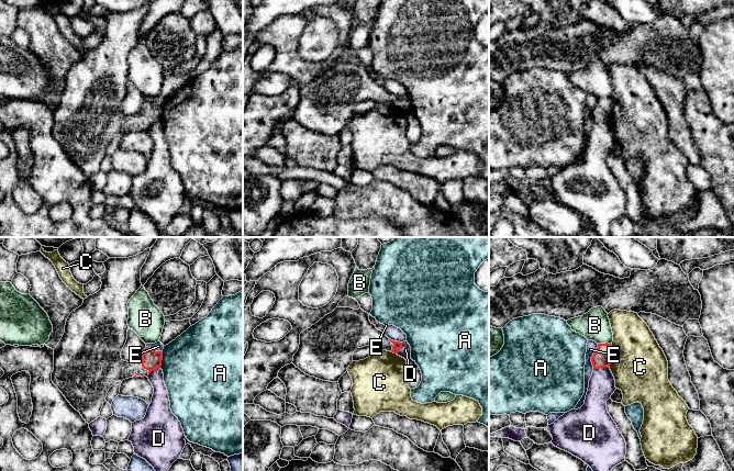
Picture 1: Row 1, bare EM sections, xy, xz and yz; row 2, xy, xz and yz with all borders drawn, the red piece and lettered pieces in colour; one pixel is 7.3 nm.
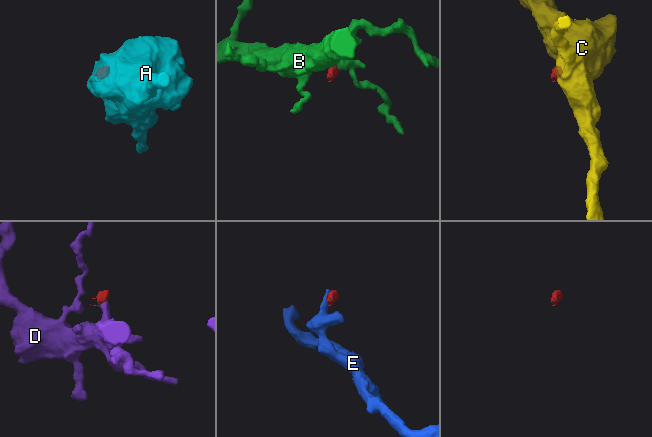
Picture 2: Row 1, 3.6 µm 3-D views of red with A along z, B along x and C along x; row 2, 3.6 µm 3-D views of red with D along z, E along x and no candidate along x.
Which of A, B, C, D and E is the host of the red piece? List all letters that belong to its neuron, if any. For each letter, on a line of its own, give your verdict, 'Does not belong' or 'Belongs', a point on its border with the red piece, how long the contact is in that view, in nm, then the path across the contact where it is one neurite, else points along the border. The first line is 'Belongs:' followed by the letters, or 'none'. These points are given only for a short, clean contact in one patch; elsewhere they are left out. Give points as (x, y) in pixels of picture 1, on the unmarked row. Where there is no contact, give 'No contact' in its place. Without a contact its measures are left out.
Belongs: none
A: Does not belong. Touches red at xy (162, 113). Shared border 120 nm. Boundary: xy (163, 105), (159, 121)
B: Does not belong. Touches red at yz (605, 97). Shared border 110 nm. Boundary: yz (598, 97), (609, 97), (611, 99)
C: Does not belong. Touches red at yz (611, 110). Shared border 170 nm. Boundary: yz (612, 99), (612, 115), (608, 121)
D: Does not belong. Touches red at yz (600, 121). Shared border 110 nm. Boundary: yz (608, 121), (593, 123)
E: Does not belong. Touches red at yz (592, 110). Shared border 190 nm. Boundary: yz (598, 98), (591, 111), (592, 122)

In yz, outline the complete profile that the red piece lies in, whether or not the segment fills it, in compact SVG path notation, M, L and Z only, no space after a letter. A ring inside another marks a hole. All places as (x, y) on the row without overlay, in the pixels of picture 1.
M598 98L597 104L591 111L593 123L600 123L603 121L610 121L612 116L612 99L611 98Z

